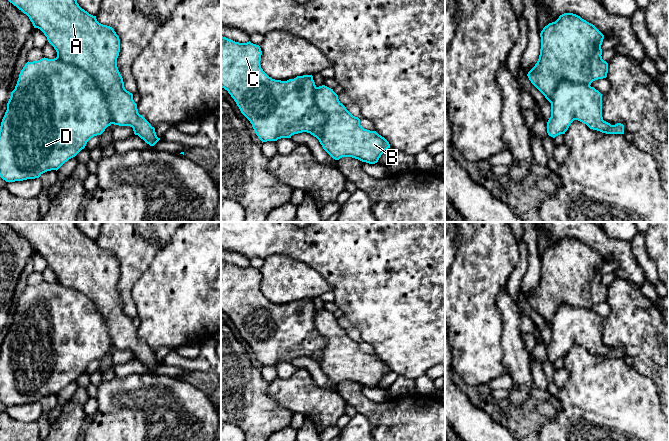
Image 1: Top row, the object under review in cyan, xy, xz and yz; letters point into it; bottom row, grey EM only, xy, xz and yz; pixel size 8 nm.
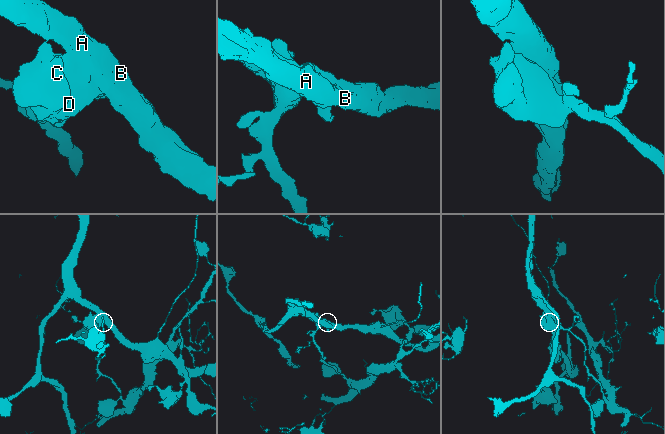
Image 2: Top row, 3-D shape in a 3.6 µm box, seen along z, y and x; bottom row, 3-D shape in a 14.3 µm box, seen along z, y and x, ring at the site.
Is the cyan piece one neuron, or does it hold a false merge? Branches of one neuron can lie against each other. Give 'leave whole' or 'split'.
split

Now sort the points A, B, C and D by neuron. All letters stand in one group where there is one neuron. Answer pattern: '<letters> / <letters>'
A B / C D

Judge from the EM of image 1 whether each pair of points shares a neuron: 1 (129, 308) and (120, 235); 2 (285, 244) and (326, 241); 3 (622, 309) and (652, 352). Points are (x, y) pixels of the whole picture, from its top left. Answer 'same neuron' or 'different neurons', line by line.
1: same neuron
2: same neuron
3: same neuron

